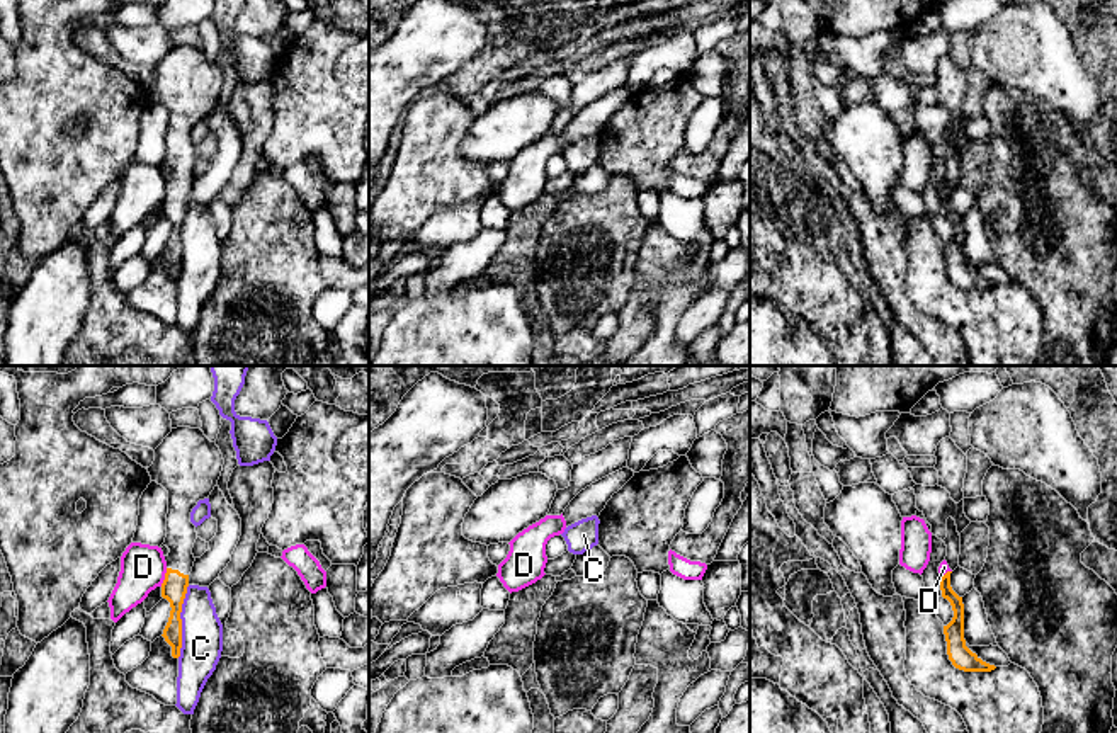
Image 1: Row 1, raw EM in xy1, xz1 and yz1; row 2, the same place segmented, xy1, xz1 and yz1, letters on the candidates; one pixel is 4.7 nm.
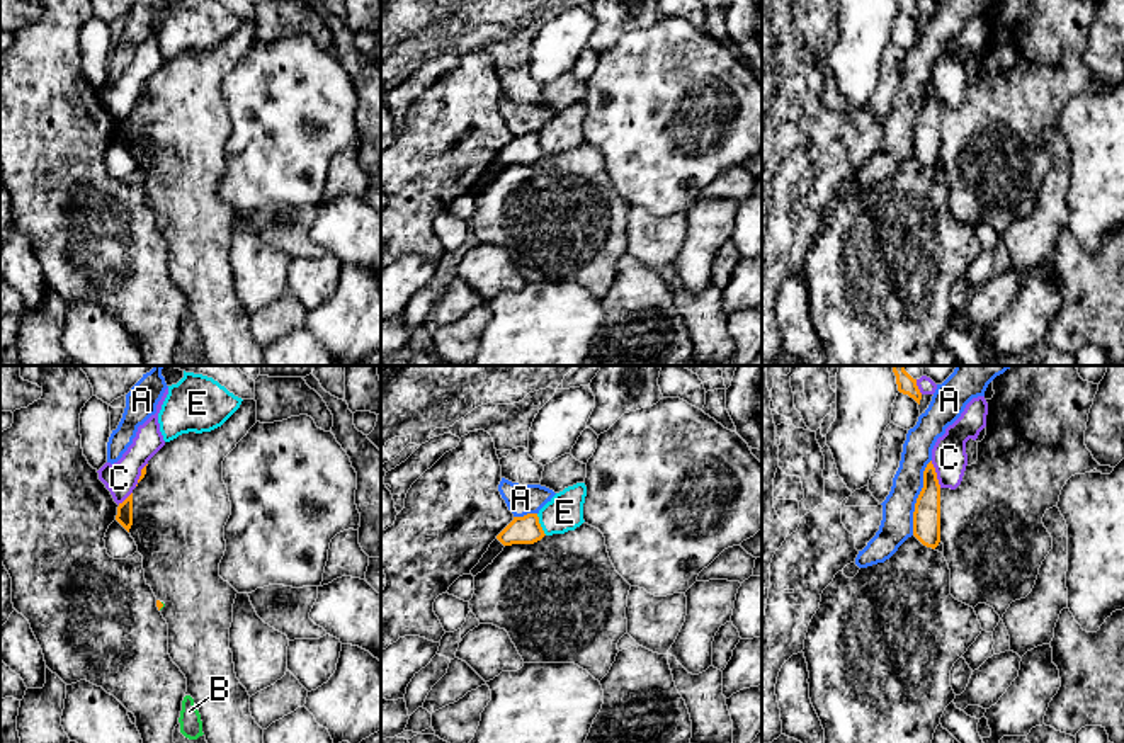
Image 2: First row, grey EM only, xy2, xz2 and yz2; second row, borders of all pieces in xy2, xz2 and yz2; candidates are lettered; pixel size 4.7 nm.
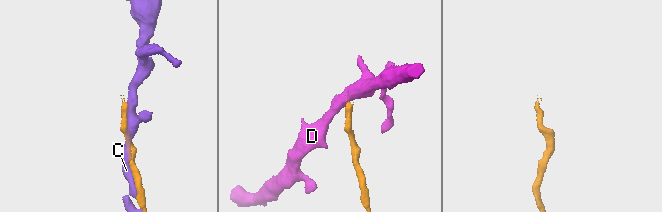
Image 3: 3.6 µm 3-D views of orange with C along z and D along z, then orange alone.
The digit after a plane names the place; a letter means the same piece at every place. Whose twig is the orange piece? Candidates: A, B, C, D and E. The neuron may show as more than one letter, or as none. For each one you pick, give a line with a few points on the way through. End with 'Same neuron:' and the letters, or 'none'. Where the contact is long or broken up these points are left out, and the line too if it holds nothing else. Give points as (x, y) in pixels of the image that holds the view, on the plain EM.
B: across xy2 (158, 223), (162, 225), (162, 221)
Same neuron: B

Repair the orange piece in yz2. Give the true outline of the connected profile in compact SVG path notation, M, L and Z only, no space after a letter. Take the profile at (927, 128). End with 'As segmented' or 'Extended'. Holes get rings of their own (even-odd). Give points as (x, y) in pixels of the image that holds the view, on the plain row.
M932 80L923 90L923 107L915 122L913 155L932 168L940 162L940 104Z. As segmented

